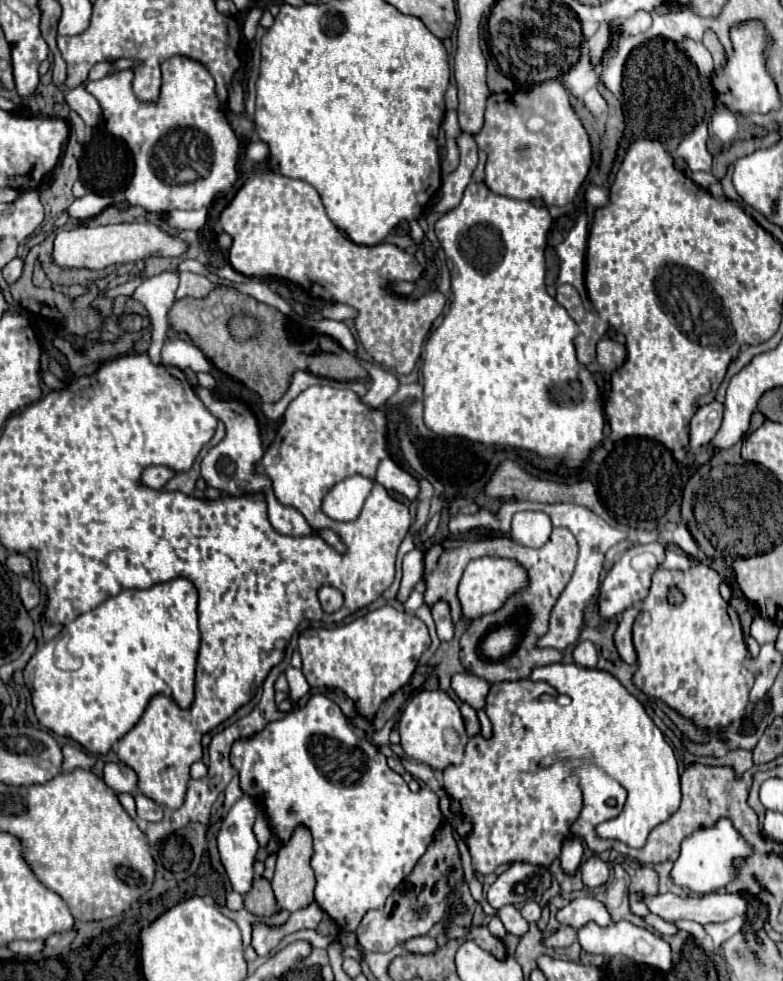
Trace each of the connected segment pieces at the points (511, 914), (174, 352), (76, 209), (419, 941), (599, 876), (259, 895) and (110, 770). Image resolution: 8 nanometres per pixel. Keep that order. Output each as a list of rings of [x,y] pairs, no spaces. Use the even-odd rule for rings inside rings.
[[[504,905],[498,911],[498,917],[504,923],[504,927],[506,927],[508,933],[512,933],[516,937],[522,937],[522,935],[528,933],[528,921],[520,915],[520,911],[514,905]]]
[[[168,341],[162,347],[162,363],[178,369],[192,369],[196,373],[210,371],[210,361],[204,357],[204,353],[188,341]]]
[[[86,193],[84,197],[76,199],[68,209],[68,217],[74,219],[74,221],[84,221],[84,219],[90,219],[90,217],[96,217],[98,213],[102,213],[108,205],[112,205],[114,199],[112,197],[102,197],[102,195],[96,195],[96,193]]]
[[[422,935],[422,937],[410,939],[410,941],[406,943],[406,949],[408,949],[408,951],[422,953],[422,955],[432,953],[432,951],[436,951],[436,939],[434,939],[434,937],[430,937],[430,935]]]
[[[590,857],[588,861],[584,861],[580,867],[580,873],[582,873],[584,885],[590,889],[604,885],[608,881],[608,875],[610,875],[608,865],[604,861],[600,861],[598,857]]]
[[[262,877],[254,879],[254,887],[244,897],[244,903],[246,903],[246,909],[256,917],[272,917],[280,911],[270,883]]]
[[[106,763],[104,765],[104,781],[116,793],[136,793],[136,773],[124,763]]]

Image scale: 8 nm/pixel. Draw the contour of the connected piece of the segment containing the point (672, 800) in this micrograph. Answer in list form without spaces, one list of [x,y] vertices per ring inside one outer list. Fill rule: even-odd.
[[[564,663],[536,667],[530,679],[492,685],[486,701],[486,715],[490,717],[494,727],[492,739],[486,741],[482,735],[472,737],[466,745],[464,761],[460,765],[450,765],[448,769],[444,769],[444,789],[448,791],[448,795],[452,795],[452,799],[462,803],[464,817],[472,819],[474,825],[474,833],[466,839],[474,871],[486,875],[496,871],[498,865],[512,861],[550,867],[552,861],[560,857],[560,847],[570,835],[570,825],[580,815],[584,803],[582,787],[578,779],[568,771],[568,767],[560,763],[542,767],[542,759],[552,753],[594,753],[594,759],[600,763],[600,767],[604,767],[608,775],[616,777],[616,781],[628,791],[628,799],[620,815],[596,827],[596,833],[604,839],[618,839],[630,847],[644,847],[650,831],[656,825],[664,823],[680,807],[680,775],[672,747],[666,743],[662,731],[648,717],[642,703],[632,697],[610,673]],[[558,693],[566,693],[574,705],[560,707],[556,703]]]

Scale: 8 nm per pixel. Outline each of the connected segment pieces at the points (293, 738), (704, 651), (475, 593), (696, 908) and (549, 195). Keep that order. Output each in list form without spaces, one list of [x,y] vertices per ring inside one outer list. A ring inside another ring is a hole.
[[[324,695],[310,697],[306,707],[286,713],[256,737],[234,743],[232,765],[240,773],[242,791],[262,799],[270,827],[282,843],[292,835],[296,823],[306,823],[312,831],[316,875],[314,897],[316,903],[338,923],[342,933],[356,931],[370,909],[384,907],[388,895],[412,873],[442,821],[438,795],[430,789],[412,793],[406,781],[386,765],[386,757],[360,737],[346,723],[340,707]]]
[[[694,565],[688,571],[668,571],[658,567],[652,577],[650,595],[642,603],[642,611],[634,621],[634,647],[638,653],[638,673],[634,675],[634,683],[646,695],[654,695],[662,699],[672,709],[682,713],[684,717],[692,719],[696,725],[706,729],[722,729],[742,719],[748,707],[748,693],[752,689],[752,673],[744,667],[744,659],[748,657],[748,649],[744,643],[742,627],[738,613],[720,597],[718,585],[722,577],[708,565]],[[678,585],[686,597],[680,607],[672,607],[666,601],[666,591]]]
[[[478,557],[472,559],[464,571],[464,577],[458,587],[458,599],[462,603],[462,615],[470,619],[478,619],[482,615],[498,611],[510,595],[524,591],[530,585],[528,571],[514,559],[504,557]]]
[[[656,893],[644,895],[650,913],[660,915],[664,921],[690,919],[700,925],[708,923],[724,923],[734,915],[742,915],[748,911],[748,903],[742,895],[730,893],[710,893],[698,897],[678,897],[674,893]]]
[[[560,81],[538,83],[528,91],[518,91],[508,97],[506,93],[490,95],[486,103],[484,127],[478,135],[474,135],[474,141],[488,155],[484,183],[492,193],[504,195],[510,199],[542,201],[546,207],[570,203],[576,191],[580,189],[580,185],[584,183],[590,163],[592,163],[592,151],[590,151],[586,129],[576,117],[568,101],[568,93]]]

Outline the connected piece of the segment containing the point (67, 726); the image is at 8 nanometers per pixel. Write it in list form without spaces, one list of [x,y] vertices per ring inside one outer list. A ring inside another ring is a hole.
[[[180,577],[158,583],[150,589],[122,591],[120,595],[106,599],[96,609],[78,616],[64,626],[55,639],[36,649],[36,653],[24,667],[24,683],[32,693],[32,705],[40,725],[60,737],[70,737],[78,741],[86,751],[94,755],[104,755],[138,723],[152,697],[162,693],[176,701],[178,707],[188,709],[194,703],[196,659],[200,649],[196,605],[196,587],[188,579]],[[60,638],[68,640],[69,654],[82,661],[82,667],[78,671],[62,671],[56,667],[54,652]]]

